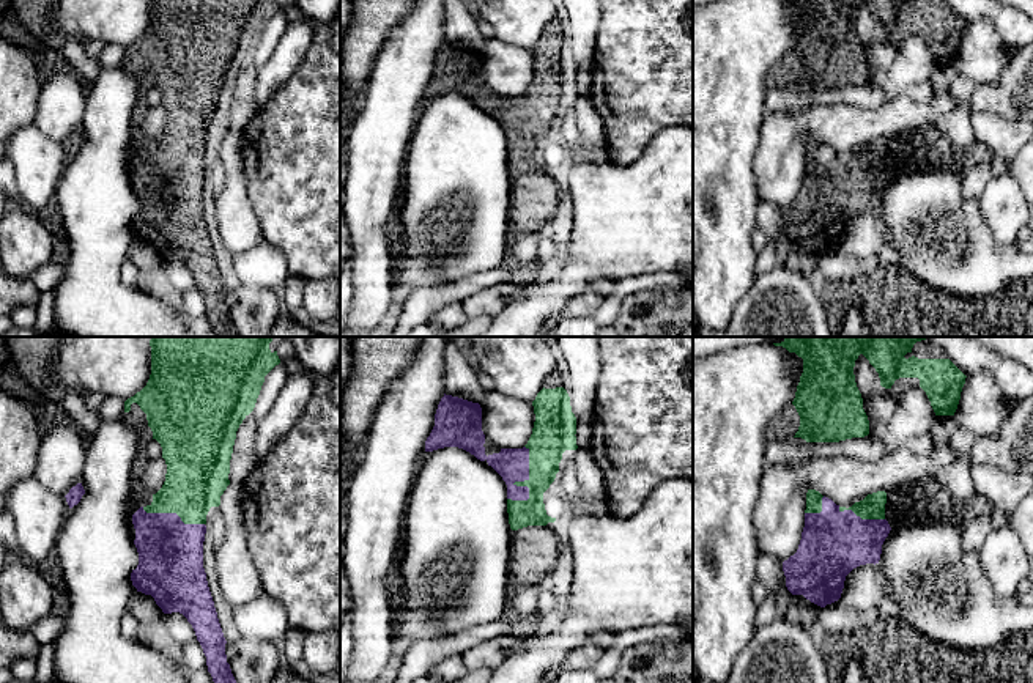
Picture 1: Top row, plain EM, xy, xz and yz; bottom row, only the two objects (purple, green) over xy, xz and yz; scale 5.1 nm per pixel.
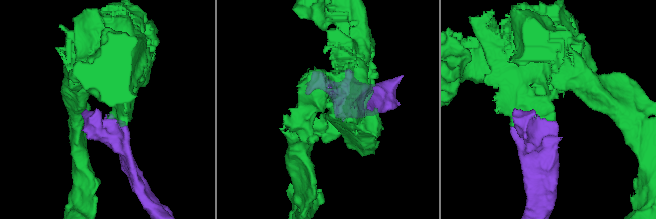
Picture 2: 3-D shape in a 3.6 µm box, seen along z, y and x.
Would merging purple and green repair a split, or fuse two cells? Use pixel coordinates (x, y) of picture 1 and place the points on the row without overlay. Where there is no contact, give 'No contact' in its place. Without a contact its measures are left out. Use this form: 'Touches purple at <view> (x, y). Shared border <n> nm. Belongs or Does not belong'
Touches purple at xz (518, 128). Shared border 300 nm. Belongs

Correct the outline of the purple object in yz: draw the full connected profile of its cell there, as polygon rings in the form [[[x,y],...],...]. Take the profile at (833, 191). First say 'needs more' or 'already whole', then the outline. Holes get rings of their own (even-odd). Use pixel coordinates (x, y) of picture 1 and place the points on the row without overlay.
needs more | [[[808,137],[798,197],[783,209],[787,238],[820,255],[838,249],[853,216],[880,208],[891,178],[885,151],[885,138],[868,142],[846,156]]]

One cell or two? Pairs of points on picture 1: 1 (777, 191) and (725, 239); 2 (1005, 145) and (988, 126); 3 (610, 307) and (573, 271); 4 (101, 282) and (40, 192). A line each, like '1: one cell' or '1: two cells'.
1: two cells
2: one cell
3: two cells
4: two cells

